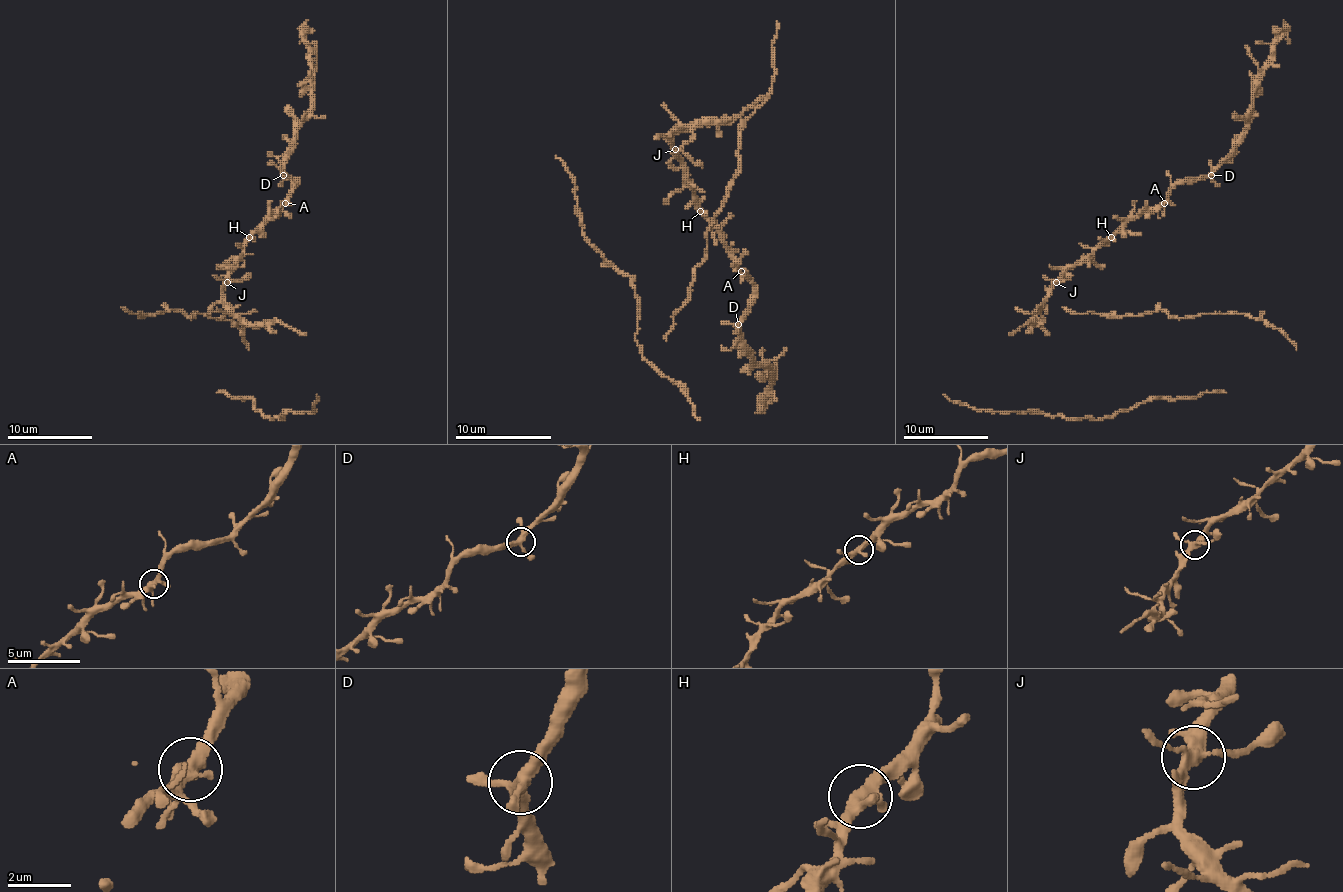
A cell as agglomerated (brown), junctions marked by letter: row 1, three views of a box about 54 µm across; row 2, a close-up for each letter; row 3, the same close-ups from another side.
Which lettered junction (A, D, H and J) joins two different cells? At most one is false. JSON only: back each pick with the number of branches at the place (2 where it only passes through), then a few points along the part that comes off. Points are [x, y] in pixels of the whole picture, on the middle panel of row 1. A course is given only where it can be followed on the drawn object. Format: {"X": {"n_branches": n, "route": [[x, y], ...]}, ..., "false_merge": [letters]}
{"false_merge": []}

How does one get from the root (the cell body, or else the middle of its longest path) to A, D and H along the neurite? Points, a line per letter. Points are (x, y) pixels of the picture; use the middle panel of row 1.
A: (671, 144), (673, 156), (683, 165), (683, 180), (693, 192), (693, 201), (721, 233), (721, 242), (741, 271)
D: (671, 144), (693, 201), (721, 233), (733, 264), (753, 285), (753, 305), (738, 324)
H: (671, 144), (673, 156), (683, 165), (683, 180), (693, 192), (693, 204), (700, 211)

